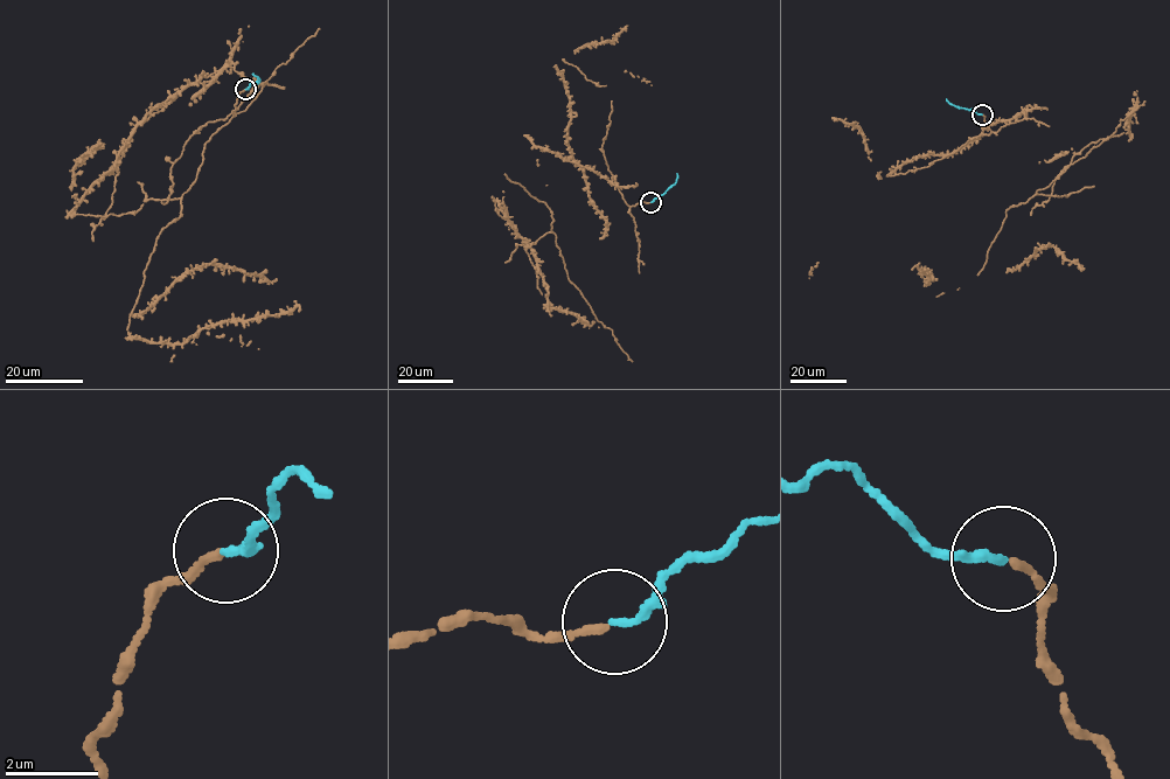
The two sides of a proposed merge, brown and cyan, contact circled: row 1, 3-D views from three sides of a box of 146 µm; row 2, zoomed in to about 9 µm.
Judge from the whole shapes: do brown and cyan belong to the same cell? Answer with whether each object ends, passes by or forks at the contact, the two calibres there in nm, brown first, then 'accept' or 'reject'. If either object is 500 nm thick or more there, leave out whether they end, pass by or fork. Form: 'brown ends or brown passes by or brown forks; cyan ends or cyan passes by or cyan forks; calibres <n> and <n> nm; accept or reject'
brown ends; cyan ends; calibres 160 and 170 nm; accept

